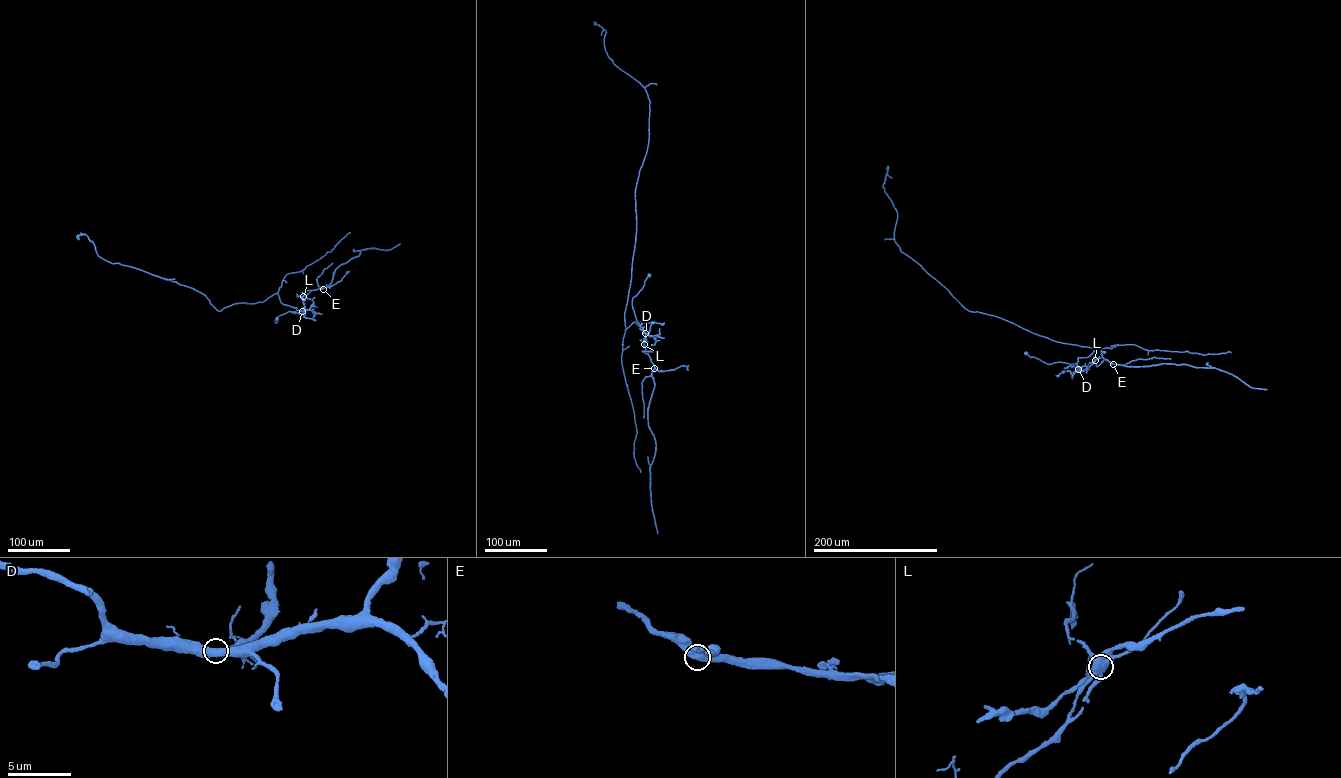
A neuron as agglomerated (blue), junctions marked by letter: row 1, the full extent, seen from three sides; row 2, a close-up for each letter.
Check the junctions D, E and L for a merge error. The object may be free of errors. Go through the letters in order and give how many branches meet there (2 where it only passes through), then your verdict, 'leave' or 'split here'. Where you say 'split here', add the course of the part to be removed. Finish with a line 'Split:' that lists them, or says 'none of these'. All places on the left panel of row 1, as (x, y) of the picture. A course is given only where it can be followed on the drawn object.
D: branches 3; leave
E: branches 3; leave
L: branches 3; split here; course (303, 296), (307, 290), (330, 284), (336, 269), (358, 256), (361, 249), (388, 250), (400, 244)
Split: L

